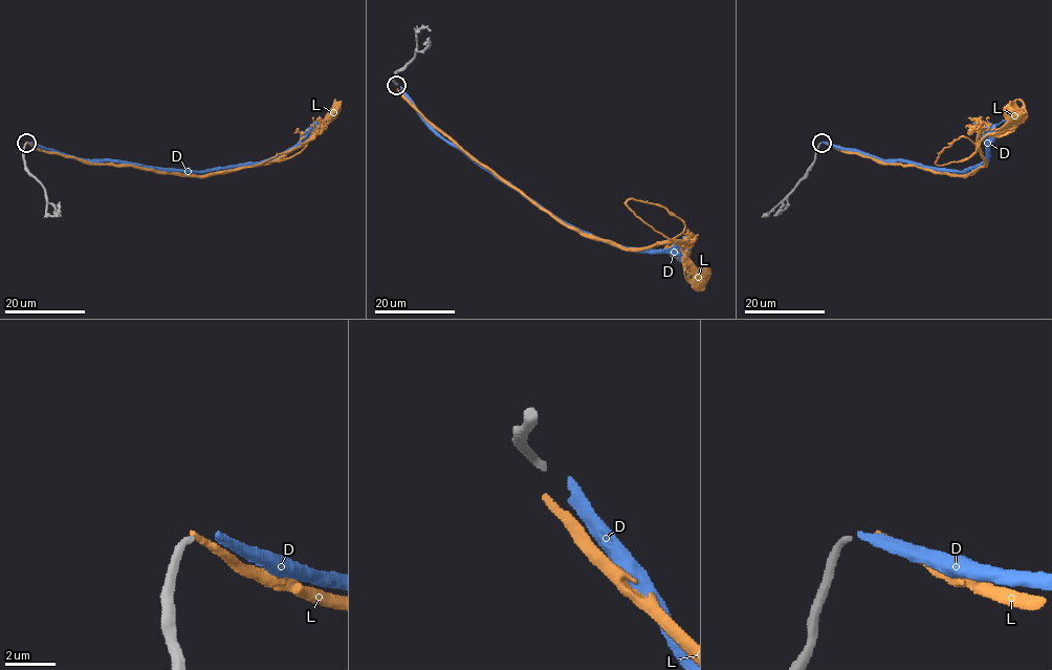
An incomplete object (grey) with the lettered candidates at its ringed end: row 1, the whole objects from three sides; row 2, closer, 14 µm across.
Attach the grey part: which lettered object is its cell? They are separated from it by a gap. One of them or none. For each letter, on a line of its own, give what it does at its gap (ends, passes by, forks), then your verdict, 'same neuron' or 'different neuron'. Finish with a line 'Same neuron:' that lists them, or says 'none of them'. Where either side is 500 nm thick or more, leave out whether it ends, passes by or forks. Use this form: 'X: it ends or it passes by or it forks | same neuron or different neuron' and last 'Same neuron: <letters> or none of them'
D: it ends | different neuron
L: it ends | same neuron
Same neuron: L

